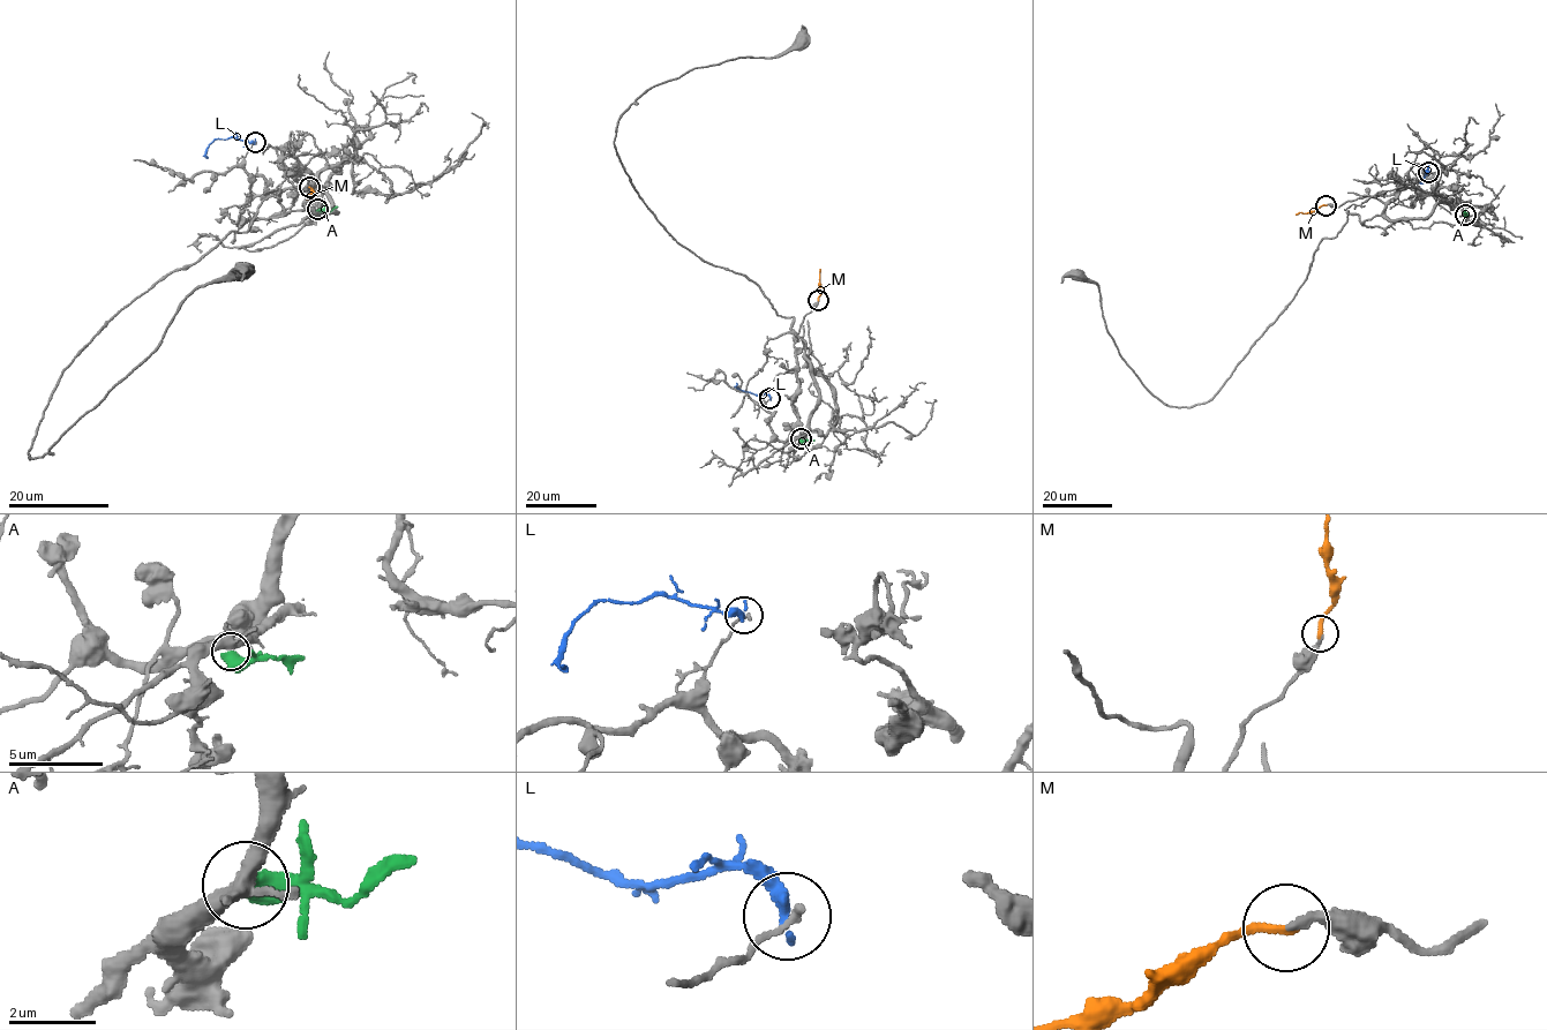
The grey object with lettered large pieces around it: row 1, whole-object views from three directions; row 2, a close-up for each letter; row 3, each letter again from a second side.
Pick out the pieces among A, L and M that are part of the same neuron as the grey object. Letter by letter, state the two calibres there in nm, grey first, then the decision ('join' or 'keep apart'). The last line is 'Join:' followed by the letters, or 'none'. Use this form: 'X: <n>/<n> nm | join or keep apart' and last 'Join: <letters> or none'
A: 360/550 nm | keep apart
L: 180/360 nm | keep apart
M: 190/200 nm | join
Join: M

